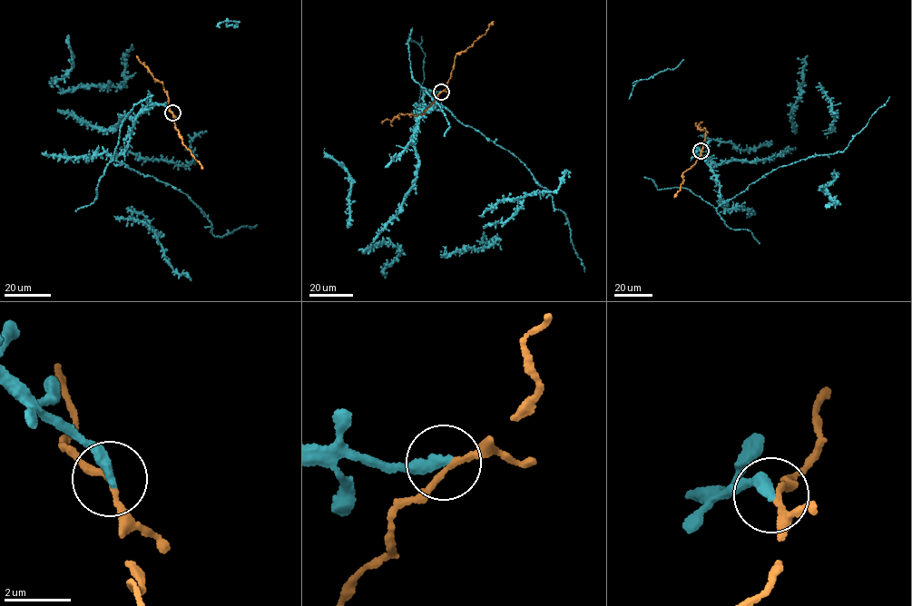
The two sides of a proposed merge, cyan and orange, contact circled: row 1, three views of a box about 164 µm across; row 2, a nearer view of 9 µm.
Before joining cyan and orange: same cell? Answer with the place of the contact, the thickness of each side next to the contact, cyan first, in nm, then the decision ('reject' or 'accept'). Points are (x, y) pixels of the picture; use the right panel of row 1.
at (701, 151); 360 nm thick on the cyan side, 150 nm on the other; reject

